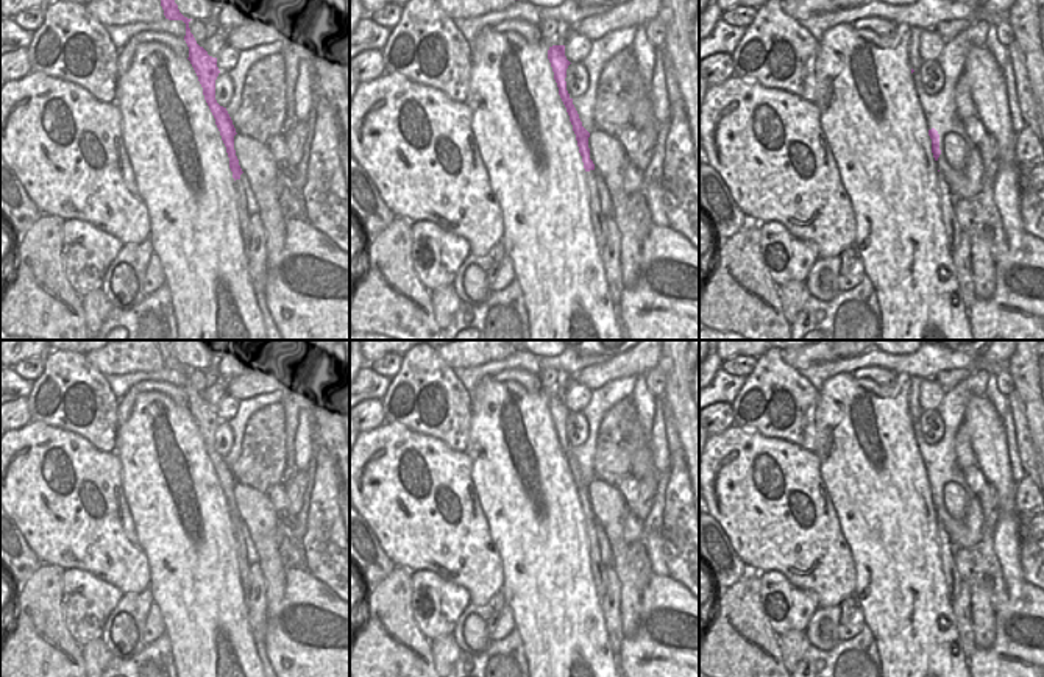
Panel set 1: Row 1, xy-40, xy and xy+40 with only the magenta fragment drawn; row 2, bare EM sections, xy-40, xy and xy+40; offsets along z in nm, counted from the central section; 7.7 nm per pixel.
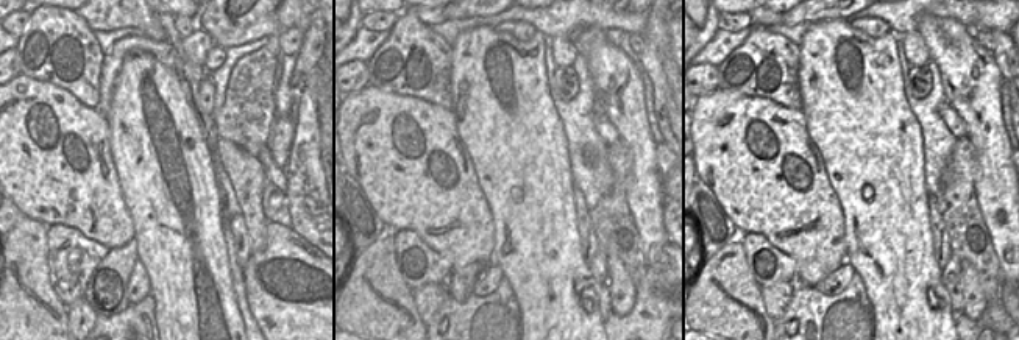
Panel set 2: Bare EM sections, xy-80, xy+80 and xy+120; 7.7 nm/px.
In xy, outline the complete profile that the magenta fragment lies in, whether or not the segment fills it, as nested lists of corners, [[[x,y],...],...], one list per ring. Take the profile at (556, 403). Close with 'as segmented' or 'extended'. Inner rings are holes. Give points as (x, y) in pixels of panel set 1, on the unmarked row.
[[[552,395],[548,399],[548,409],[551,412],[554,429],[559,437],[559,445],[566,457],[566,462],[570,465],[570,471],[573,474],[573,480],[576,484],[579,502],[582,505],[584,518],[585,518],[585,533],[588,537],[588,548],[590,548],[590,569],[591,577],[596,585],[596,593],[602,599],[607,591],[607,566],[601,560],[601,549],[598,546],[598,537],[596,537],[596,519],[595,513],[590,509],[590,498],[588,498],[588,487],[590,482],[582,476],[582,471],[579,468],[579,463],[573,454],[573,448],[570,446],[566,440],[566,418],[571,413],[565,406],[565,395]]] | extended

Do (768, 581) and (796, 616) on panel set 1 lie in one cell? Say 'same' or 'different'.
same

